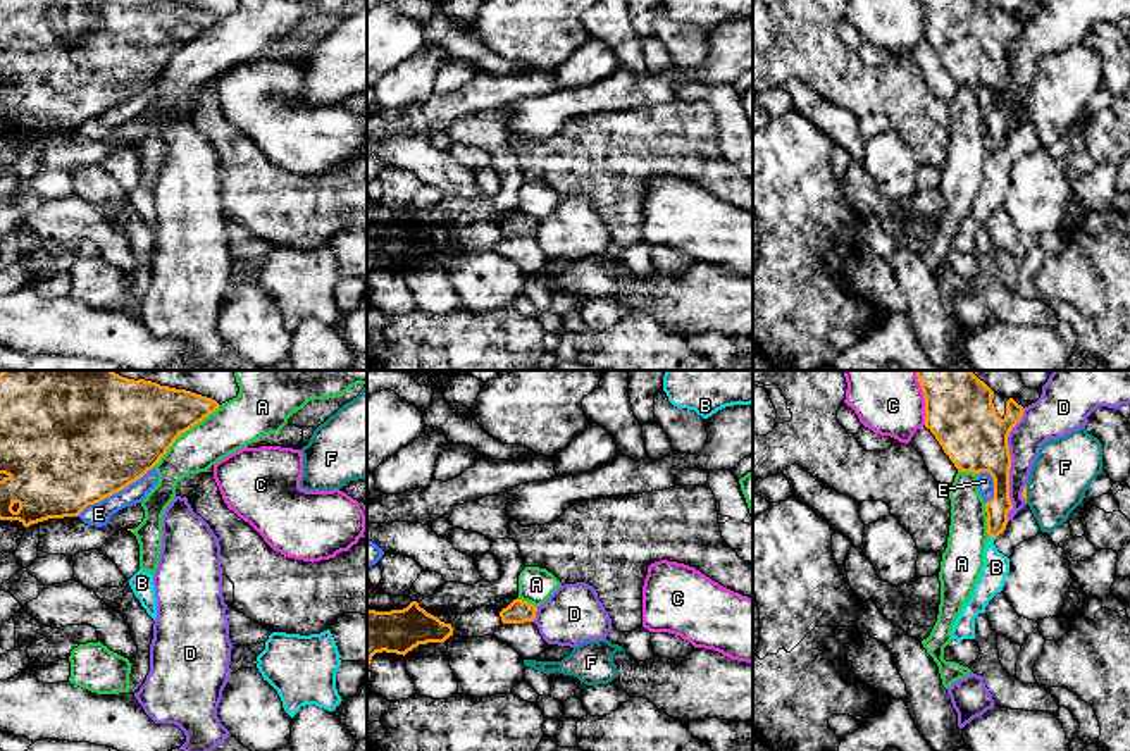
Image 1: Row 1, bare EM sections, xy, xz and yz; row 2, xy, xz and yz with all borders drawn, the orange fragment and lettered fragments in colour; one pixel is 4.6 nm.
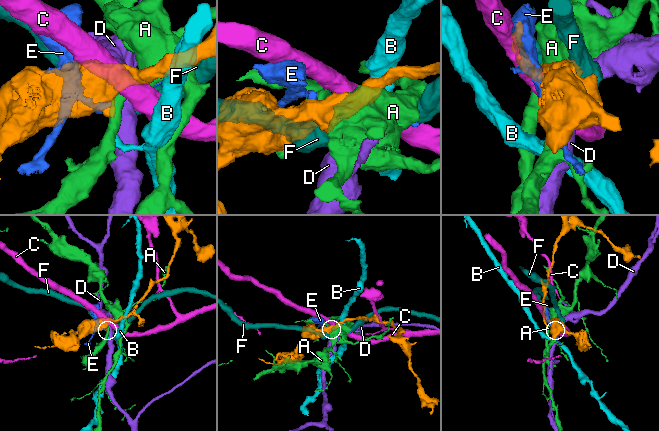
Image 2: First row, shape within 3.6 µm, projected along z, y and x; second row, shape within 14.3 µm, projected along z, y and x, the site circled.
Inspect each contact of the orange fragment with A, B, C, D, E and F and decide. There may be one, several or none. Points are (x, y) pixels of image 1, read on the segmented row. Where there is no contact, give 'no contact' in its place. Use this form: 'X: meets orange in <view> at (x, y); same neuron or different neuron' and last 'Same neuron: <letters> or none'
A: meets orange in xy at (185, 431); different neuron
B: meets orange in yz at (993, 536); different neuron
C: meets orange in yz at (925, 398); different neuron
D: meets orange in yz at (1010, 467); different neuron
E: meets orange in xy at (114, 493); different neuron
F: meets orange in yz at (1025, 493); different neuron
Same neuron: none

